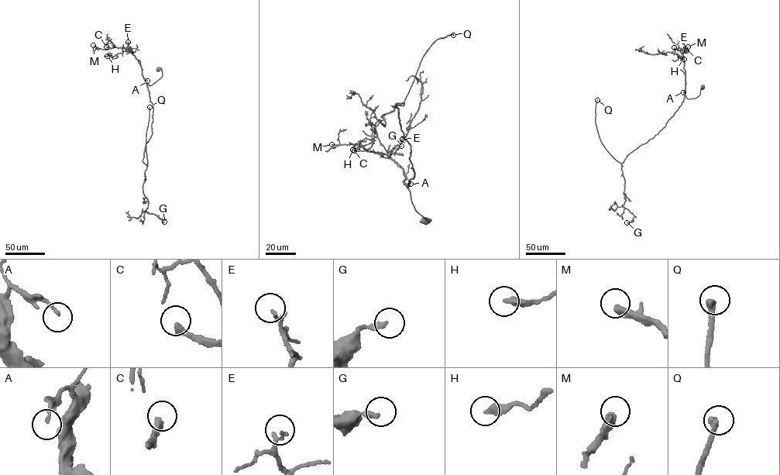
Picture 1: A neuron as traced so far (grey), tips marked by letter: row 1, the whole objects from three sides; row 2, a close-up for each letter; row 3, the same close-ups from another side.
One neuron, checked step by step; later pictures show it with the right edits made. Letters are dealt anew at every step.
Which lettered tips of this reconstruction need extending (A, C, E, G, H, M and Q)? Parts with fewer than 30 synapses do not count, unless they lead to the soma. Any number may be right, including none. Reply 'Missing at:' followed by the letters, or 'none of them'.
Missing at: M, Q

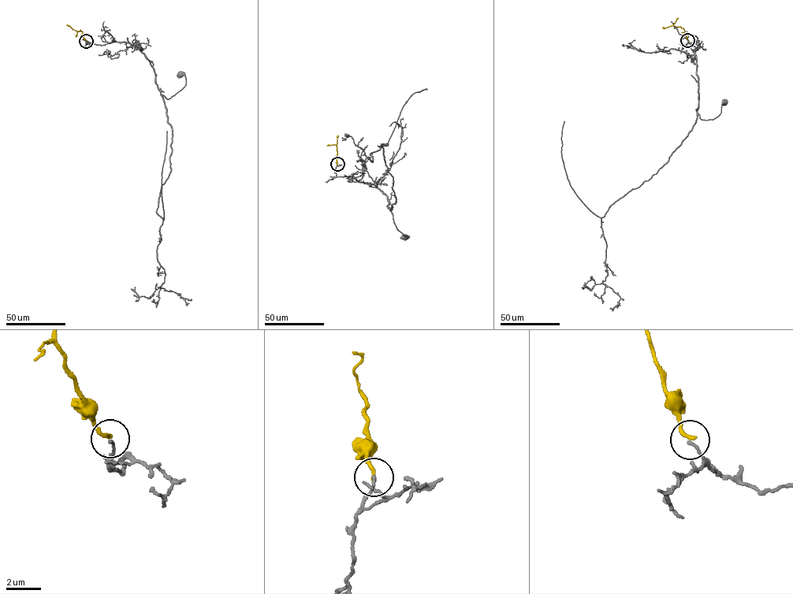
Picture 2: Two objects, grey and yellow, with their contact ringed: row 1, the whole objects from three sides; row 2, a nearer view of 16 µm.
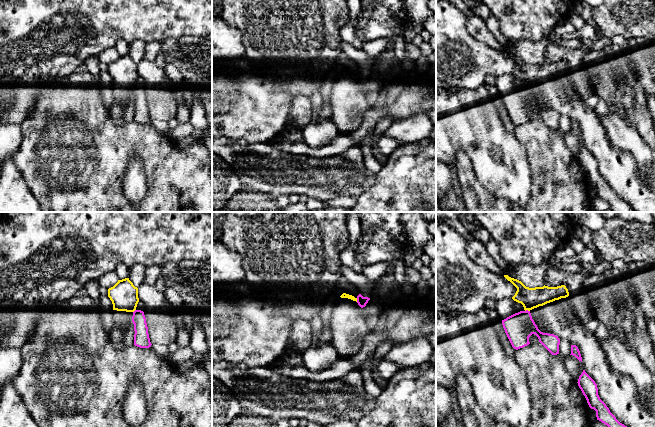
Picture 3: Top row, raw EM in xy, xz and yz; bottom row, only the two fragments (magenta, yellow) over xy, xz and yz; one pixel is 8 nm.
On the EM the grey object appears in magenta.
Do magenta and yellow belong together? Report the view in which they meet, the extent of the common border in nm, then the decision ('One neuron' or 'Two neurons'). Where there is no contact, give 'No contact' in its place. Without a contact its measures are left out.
Touches magenta in yz. Shared border 40 nm. Two neurons

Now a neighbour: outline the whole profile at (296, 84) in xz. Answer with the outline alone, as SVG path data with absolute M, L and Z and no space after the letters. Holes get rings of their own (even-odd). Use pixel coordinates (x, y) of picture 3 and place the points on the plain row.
M219 0L222 5L221 18L230 26L236 27L242 36L242 43L245 47L245 56L255 64L258 73L266 80L281 85L293 97L303 95L310 96L320 88L324 77L334 69L337 69L337 57L340 49L340 28L352 22L346 0Z

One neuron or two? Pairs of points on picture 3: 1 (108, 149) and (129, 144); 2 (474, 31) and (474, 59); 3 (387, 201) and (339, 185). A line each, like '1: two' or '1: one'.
1: one
2: two
3: two

